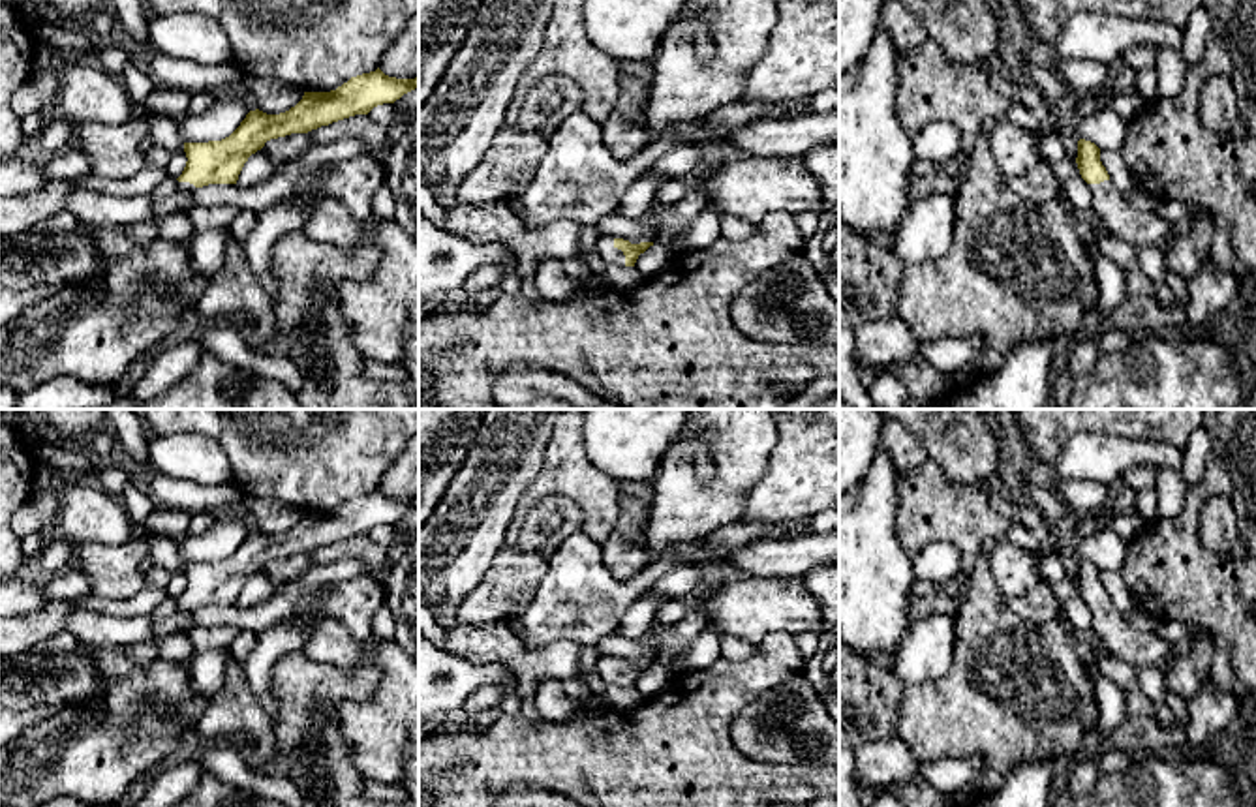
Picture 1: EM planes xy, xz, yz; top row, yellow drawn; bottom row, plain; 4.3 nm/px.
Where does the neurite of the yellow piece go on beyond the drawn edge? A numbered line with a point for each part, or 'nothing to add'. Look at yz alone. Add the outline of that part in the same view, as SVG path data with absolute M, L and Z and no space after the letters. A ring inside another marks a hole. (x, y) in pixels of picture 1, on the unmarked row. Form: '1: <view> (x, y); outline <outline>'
1: yz (1138, 648); outline M1111 601L1089 604L1091 629L1104 640L1110 651L1134 668L1153 666L1172 657L1172 644L1156 634L1134 629Z

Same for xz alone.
1: xz (605, 665); outline M599 657L599 661L595 662L595 672L606 685L625 685L625 676L614 666L612 657Z

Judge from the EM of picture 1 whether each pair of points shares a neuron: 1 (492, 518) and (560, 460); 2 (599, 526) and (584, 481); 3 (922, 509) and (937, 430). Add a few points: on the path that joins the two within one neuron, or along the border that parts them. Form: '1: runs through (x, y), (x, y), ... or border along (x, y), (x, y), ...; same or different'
1: border along (545, 451), (541, 472), (519, 500), (505, 530); different
2: runs through (599, 515), (594, 492); same
3: border along (926, 455), (952, 483), (965, 487); different

